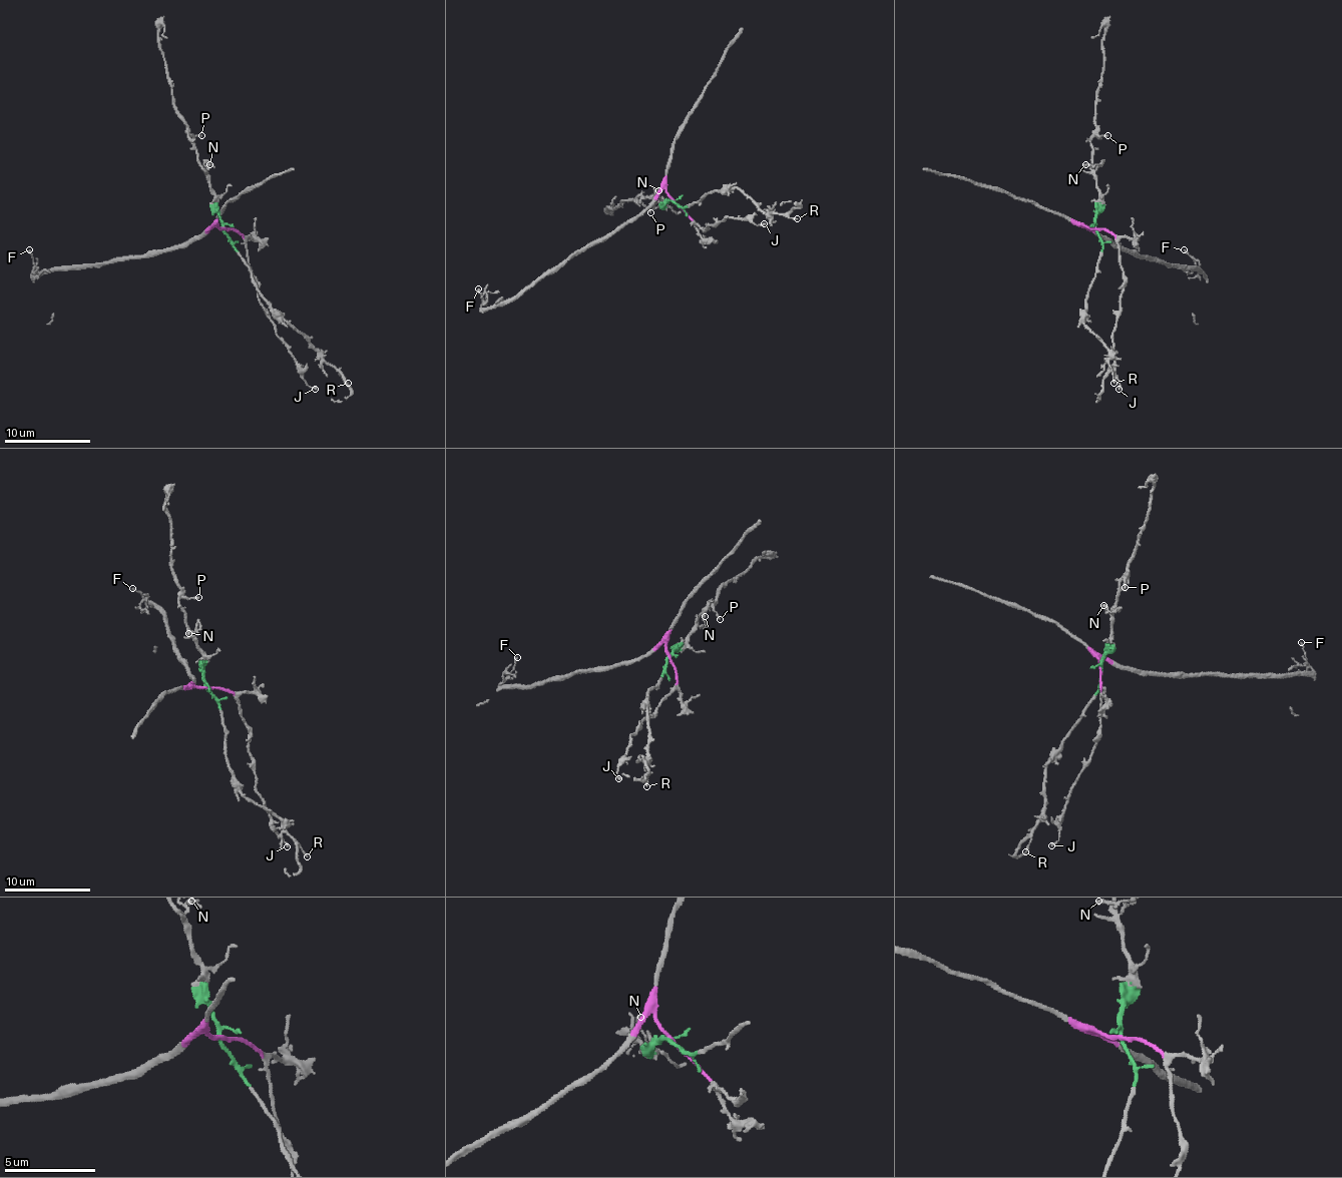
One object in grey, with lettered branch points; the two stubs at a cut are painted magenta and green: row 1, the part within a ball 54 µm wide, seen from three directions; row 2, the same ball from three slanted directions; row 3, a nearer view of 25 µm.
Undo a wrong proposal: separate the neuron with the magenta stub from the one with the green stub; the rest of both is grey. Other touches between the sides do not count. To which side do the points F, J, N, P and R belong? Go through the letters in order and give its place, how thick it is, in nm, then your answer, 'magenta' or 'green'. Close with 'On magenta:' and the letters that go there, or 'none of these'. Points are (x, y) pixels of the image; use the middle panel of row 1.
F: (478, 288) | 120 nm | magenta
J: (764, 223) | 150 nm | magenta
N: (658, 190) | 180 nm | green
P: (650, 212) | 130 nm | green
R: (797, 218) | 140 nm | green
On magenta: F, J

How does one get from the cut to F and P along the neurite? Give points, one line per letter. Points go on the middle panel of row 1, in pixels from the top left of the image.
F: (673, 200), (663, 189), (637, 215), (548, 268), (513, 297), (488, 308), (481, 306), (479, 287)
P: (673, 200), (663, 204), (659, 200), (640, 195), (637, 200), (650, 213)

